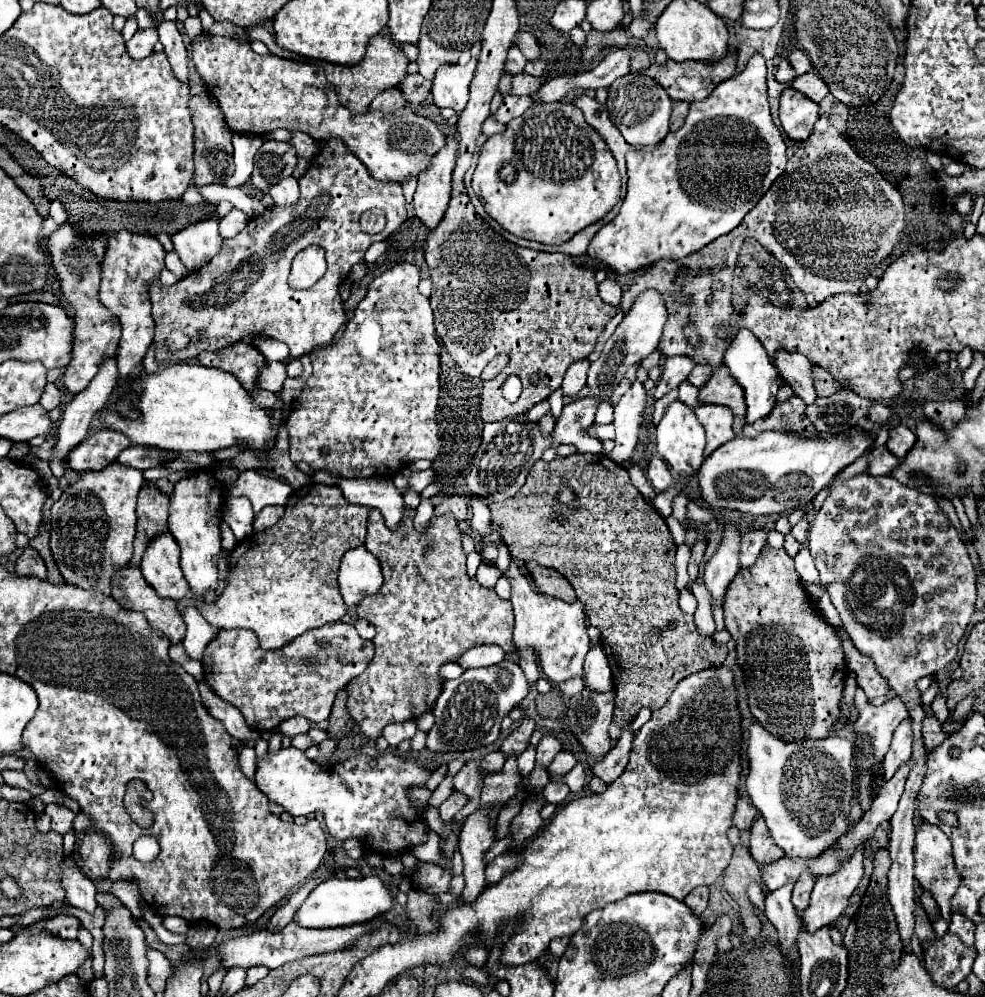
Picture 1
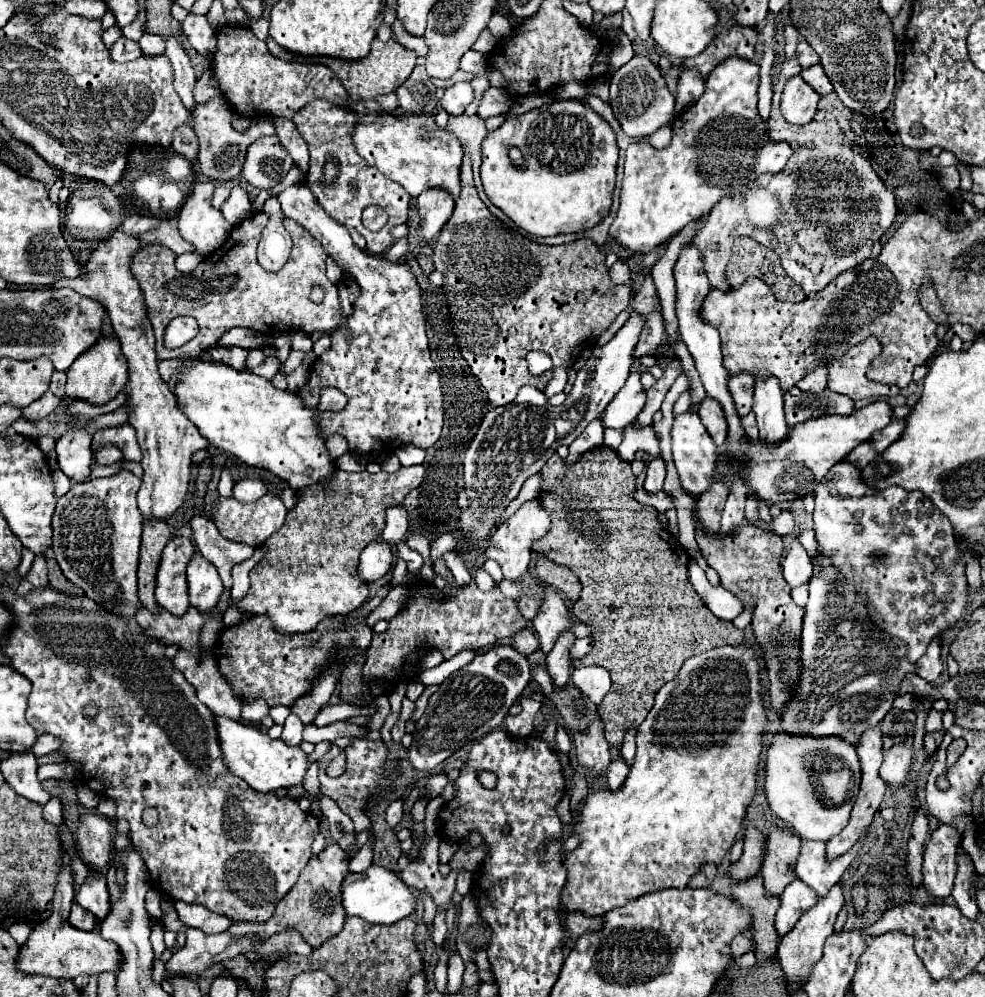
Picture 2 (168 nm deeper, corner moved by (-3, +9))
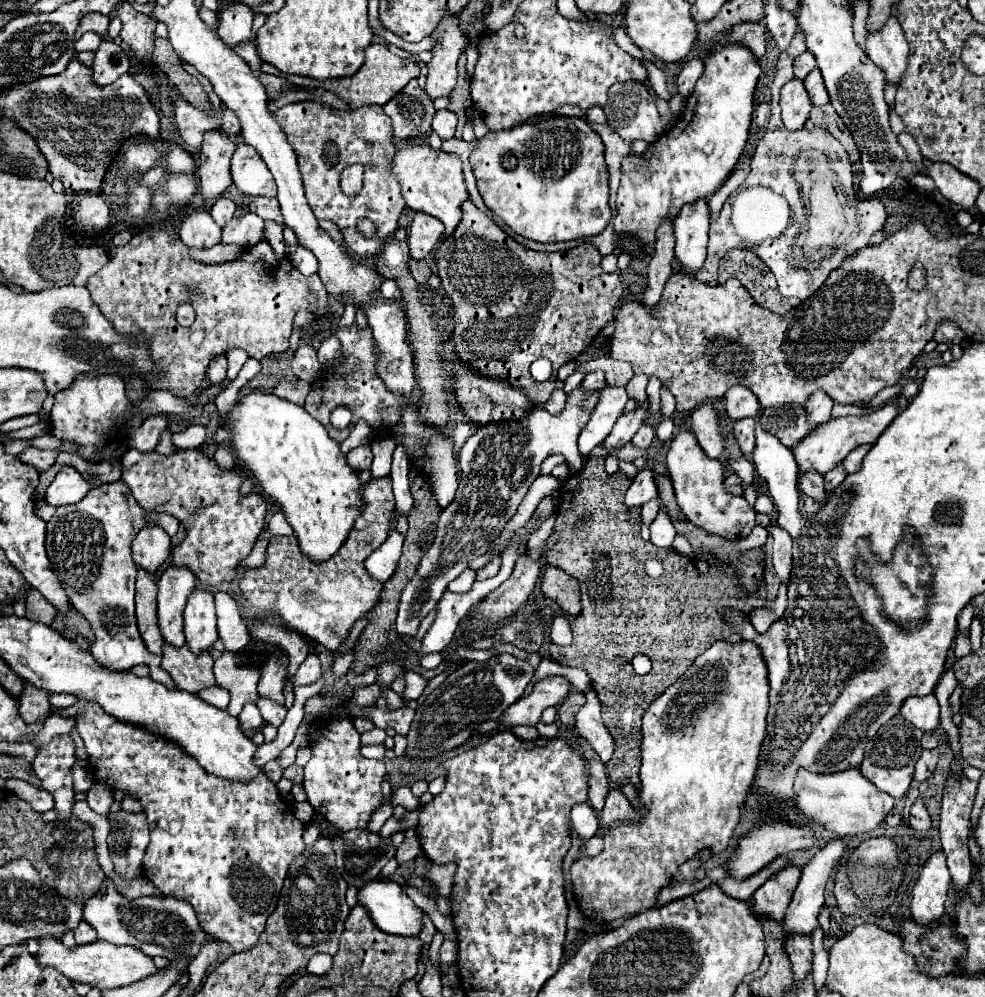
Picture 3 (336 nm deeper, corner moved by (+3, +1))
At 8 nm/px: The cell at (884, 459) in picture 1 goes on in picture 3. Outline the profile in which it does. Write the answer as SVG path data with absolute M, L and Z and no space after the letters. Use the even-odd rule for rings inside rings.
M836 465L832 471L828 471L828 473L824 475L824 489L826 489L826 491L836 489L836 487L844 481L844 477L846 477L846 471L844 471L840 465Z

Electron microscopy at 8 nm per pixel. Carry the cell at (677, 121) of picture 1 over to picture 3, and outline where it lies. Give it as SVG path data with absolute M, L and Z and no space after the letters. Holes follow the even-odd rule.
M700 59L688 61L688 63L684 65L684 69L680 71L678 81L676 81L678 93L684 95L684 97L690 97L692 91L694 91L694 85L696 85L696 81L698 81L698 77L702 75L702 71L704 71L704 63L702 63Z

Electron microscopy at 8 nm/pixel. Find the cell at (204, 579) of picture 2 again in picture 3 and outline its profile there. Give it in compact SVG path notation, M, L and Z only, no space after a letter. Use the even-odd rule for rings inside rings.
M196 587L184 611L186 643L194 655L210 651L218 639L218 625L214 613L214 595Z

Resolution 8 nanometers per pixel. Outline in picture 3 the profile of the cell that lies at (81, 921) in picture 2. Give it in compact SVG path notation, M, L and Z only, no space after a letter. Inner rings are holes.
M82 921L82 923L76 927L74 937L76 937L76 943L78 943L78 945L88 945L88 943L94 943L94 941L98 939L98 937L96 937L96 931L94 931L86 921Z

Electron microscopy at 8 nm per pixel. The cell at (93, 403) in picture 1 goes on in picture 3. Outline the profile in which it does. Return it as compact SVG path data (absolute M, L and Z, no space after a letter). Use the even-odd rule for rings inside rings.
M62 467L62 471L46 489L44 501L52 507L72 505L78 503L88 493L88 489L92 489L92 485L74 467Z

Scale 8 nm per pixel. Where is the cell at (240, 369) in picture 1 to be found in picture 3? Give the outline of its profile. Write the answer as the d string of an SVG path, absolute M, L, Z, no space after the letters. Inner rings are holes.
M218 355L216 359L212 359L206 375L212 383L220 383L226 379L226 369L228 369L228 363L226 363L226 357L224 355Z

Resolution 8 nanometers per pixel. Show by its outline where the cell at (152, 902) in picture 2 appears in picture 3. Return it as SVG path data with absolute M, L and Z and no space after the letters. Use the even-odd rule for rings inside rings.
M114 885L106 887L104 891L100 891L98 895L90 897L84 903L84 921L96 929L98 939L102 941L108 941L112 945L132 945L150 957L160 955L170 961L194 959L200 953L200 949L208 941L212 941L212 937L208 937L208 933L202 929L194 907L190 907L186 901L182 899L176 901L170 895L138 897L128 901L114 889ZM176 931L178 931L178 941L172 941L176 937Z

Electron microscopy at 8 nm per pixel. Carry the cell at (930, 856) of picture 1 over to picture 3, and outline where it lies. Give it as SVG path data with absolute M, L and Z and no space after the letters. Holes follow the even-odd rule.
M940 851L926 861L918 877L918 883L914 885L912 891L910 909L912 909L912 919L918 925L928 927L930 923L938 921L944 915L948 885L950 885L950 873L946 867L944 853Z

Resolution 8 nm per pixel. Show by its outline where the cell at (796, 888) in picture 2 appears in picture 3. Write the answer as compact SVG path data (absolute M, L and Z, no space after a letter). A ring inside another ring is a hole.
M794 935L792 939L786 941L784 949L786 949L788 957L790 957L796 981L804 981L804 977L812 971L812 957L814 957L810 937Z

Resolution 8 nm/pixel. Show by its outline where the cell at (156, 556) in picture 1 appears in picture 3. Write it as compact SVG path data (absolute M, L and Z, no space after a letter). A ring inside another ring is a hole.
M168 567L158 581L158 625L172 647L184 645L182 613L196 589L196 577L182 567Z

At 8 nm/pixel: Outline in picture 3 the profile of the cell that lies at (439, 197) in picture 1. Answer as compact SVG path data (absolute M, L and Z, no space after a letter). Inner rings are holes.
M416 213L410 225L410 233L408 233L410 257L416 261L424 259L436 247L442 233L444 233L444 225L436 217Z

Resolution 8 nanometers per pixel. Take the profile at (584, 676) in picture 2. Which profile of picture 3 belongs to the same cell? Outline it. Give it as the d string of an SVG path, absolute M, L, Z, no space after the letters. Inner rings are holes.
M588 691L584 695L586 695L586 705L576 713L576 721L574 721L576 733L590 743L590 747L600 755L600 759L604 763L608 763L614 755L612 735L602 721L600 701L598 701L596 693Z

